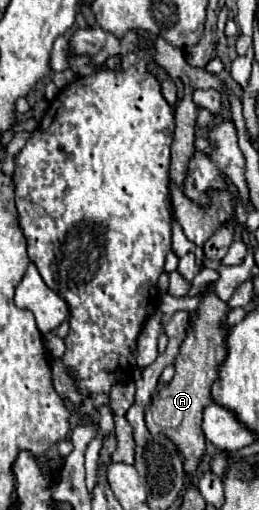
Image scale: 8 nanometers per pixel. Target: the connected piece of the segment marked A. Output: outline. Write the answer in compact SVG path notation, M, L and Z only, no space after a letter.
M208 292L202 304L196 308L196 318L192 320L192 328L186 340L180 346L180 354L176 358L176 374L170 384L160 388L158 396L152 400L150 408L146 410L146 428L152 434L164 434L176 444L176 450L184 458L184 472L192 476L206 454L206 438L202 432L202 412L208 404L212 404L210 388L216 382L218 368L224 362L228 350L224 348L224 336L228 336L230 326L226 316L230 306L222 302L216 294Z

